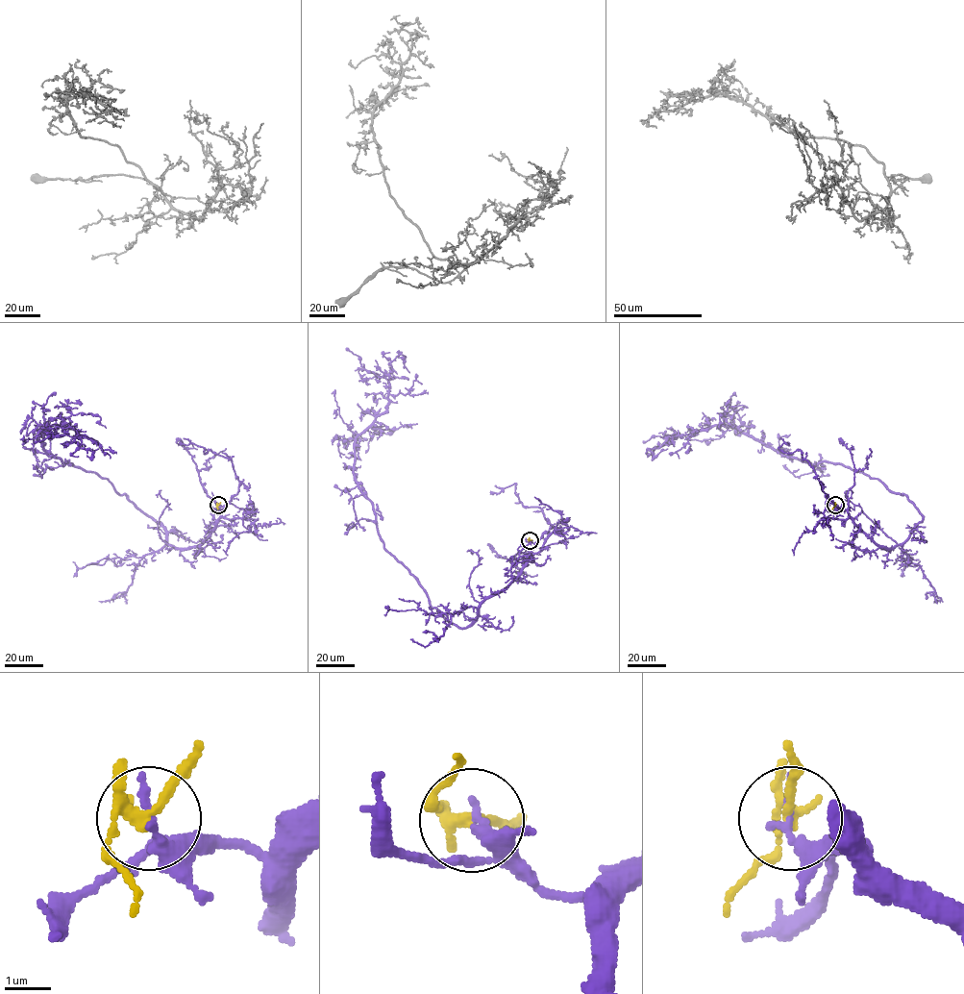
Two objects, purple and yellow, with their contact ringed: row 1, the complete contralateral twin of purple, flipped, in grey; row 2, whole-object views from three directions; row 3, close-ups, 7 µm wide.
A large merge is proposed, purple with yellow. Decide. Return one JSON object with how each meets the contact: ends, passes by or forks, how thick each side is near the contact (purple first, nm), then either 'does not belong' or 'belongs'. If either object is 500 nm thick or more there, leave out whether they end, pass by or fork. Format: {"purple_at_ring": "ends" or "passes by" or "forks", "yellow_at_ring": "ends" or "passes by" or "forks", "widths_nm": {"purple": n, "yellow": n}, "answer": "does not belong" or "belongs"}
{"purple_at_ring": "ends", "yellow_at_ring": "forks", "widths_nm": {"purple": 280, "yellow": 200}, "answer": "does not belong"}

